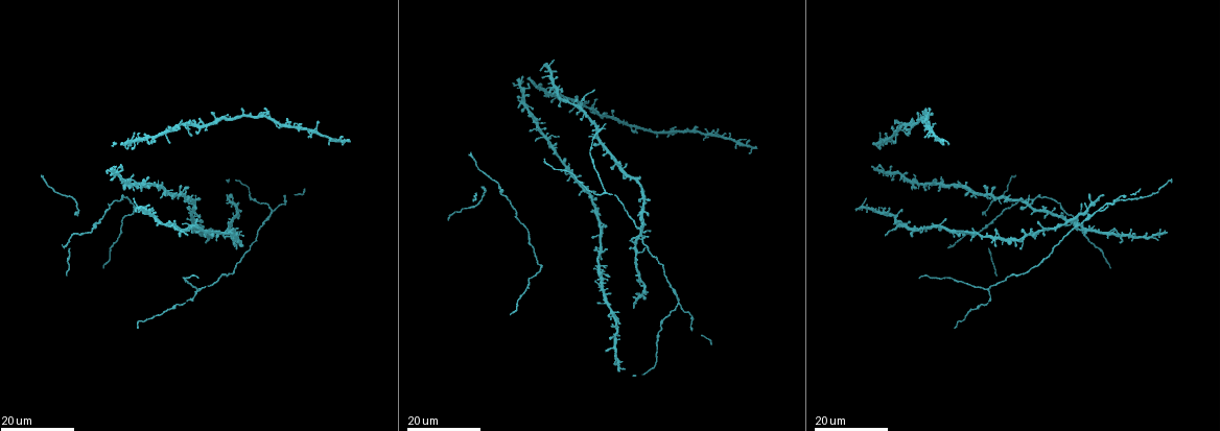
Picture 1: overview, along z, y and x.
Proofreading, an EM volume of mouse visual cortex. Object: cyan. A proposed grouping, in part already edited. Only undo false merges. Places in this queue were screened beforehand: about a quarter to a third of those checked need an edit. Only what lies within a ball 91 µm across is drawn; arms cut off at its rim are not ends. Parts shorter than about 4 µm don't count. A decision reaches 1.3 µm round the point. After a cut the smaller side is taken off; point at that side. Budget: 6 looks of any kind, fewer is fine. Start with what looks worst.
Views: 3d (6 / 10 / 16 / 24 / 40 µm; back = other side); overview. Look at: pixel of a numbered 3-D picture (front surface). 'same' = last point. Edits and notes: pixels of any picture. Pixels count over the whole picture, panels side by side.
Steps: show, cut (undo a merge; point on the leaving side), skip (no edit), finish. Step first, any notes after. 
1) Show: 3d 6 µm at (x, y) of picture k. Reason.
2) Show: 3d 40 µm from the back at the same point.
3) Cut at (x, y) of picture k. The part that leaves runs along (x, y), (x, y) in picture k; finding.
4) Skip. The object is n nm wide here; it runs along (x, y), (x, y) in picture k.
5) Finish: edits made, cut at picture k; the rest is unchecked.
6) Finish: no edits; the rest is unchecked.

Show: 3d 24 µm at (542, 136) of picture 1.

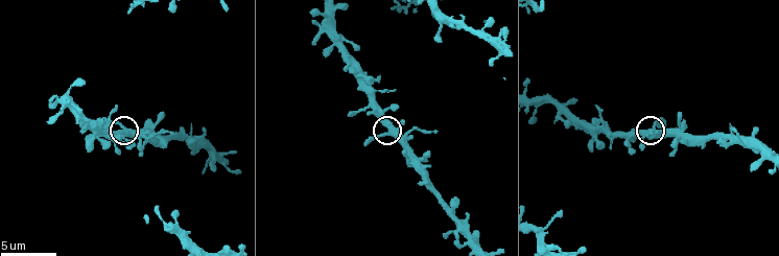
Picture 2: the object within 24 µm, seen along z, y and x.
Show: 3d 6 µm at (389, 134) of picture 2. Zoom in.

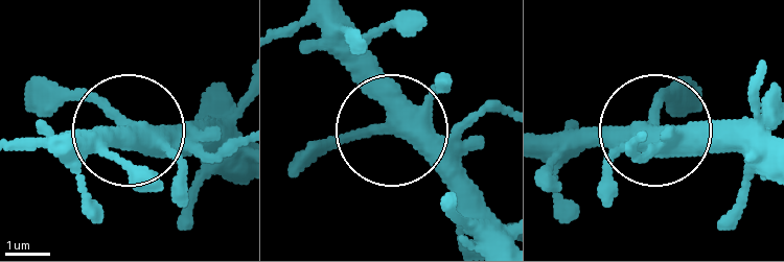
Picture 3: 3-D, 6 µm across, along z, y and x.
Skip. The side arm is 44 µm long; it runs along (496, 235), (395, 137), (339, 134), (297, 152) in picture 3; continuous, no second neuron.

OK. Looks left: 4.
Show: 3d 10 µm at (495, 38) of picture 2. Thin arm on a thick one.

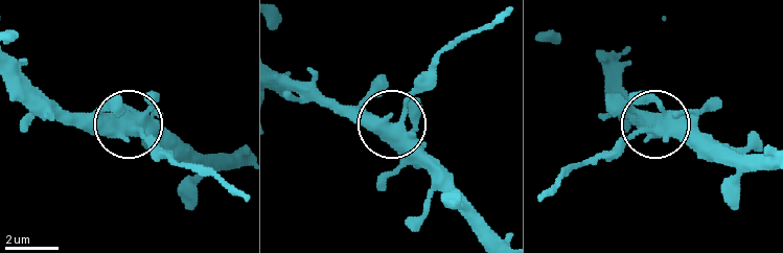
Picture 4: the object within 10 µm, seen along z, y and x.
Show: 3d 6 µm at (656, 127) of picture 4.

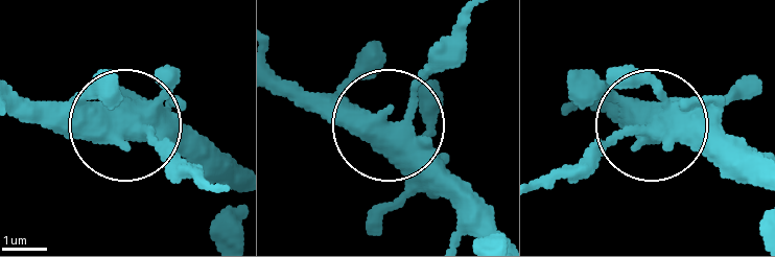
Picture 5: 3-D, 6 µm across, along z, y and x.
Cut at (195, 177) of picture 5. The side arm is 7 µm long; 4 arms meet here; a second neuron is stuck on.

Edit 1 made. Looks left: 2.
Finish: edits made, cut at picture 5; the rest is unchecked.

